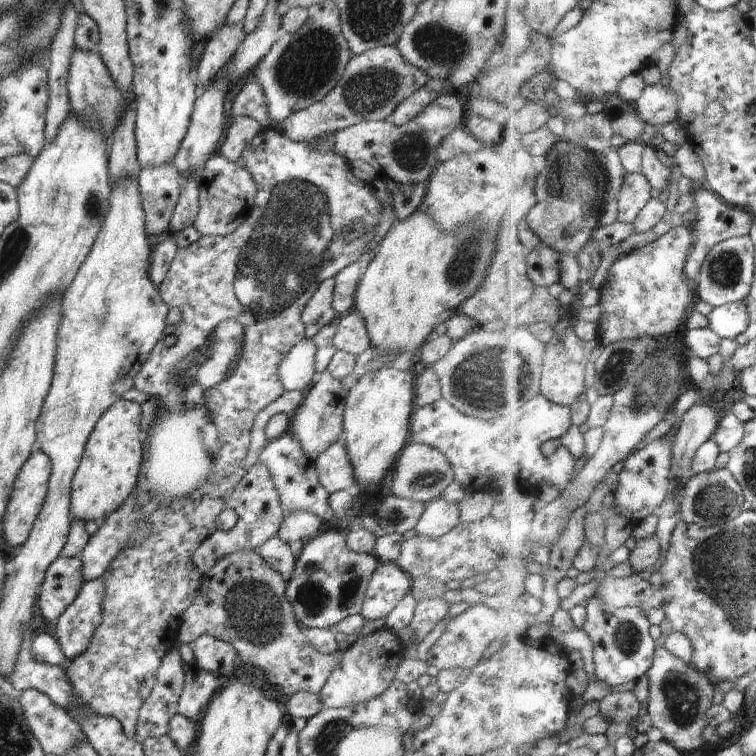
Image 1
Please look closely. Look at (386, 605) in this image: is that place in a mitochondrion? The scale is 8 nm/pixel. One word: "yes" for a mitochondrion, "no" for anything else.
no

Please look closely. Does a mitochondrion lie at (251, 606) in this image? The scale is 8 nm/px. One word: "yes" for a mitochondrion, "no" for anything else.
yes

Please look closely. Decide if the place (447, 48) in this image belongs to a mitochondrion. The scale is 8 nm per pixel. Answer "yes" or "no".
yes

